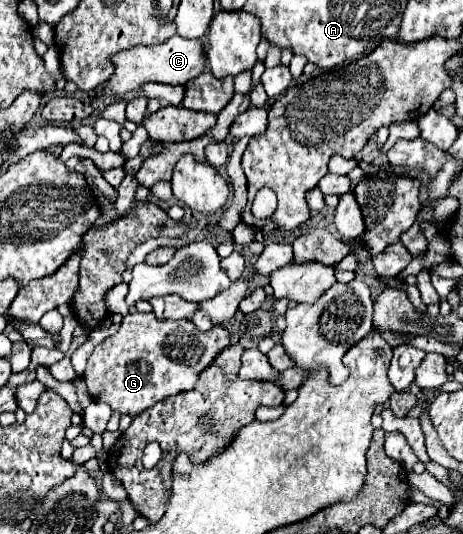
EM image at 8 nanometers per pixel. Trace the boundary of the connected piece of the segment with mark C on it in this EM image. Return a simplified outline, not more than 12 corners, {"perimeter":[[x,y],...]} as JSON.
{"perimeter":[[178,34],[112,56],[104,96],[202,74],[202,42]]}

